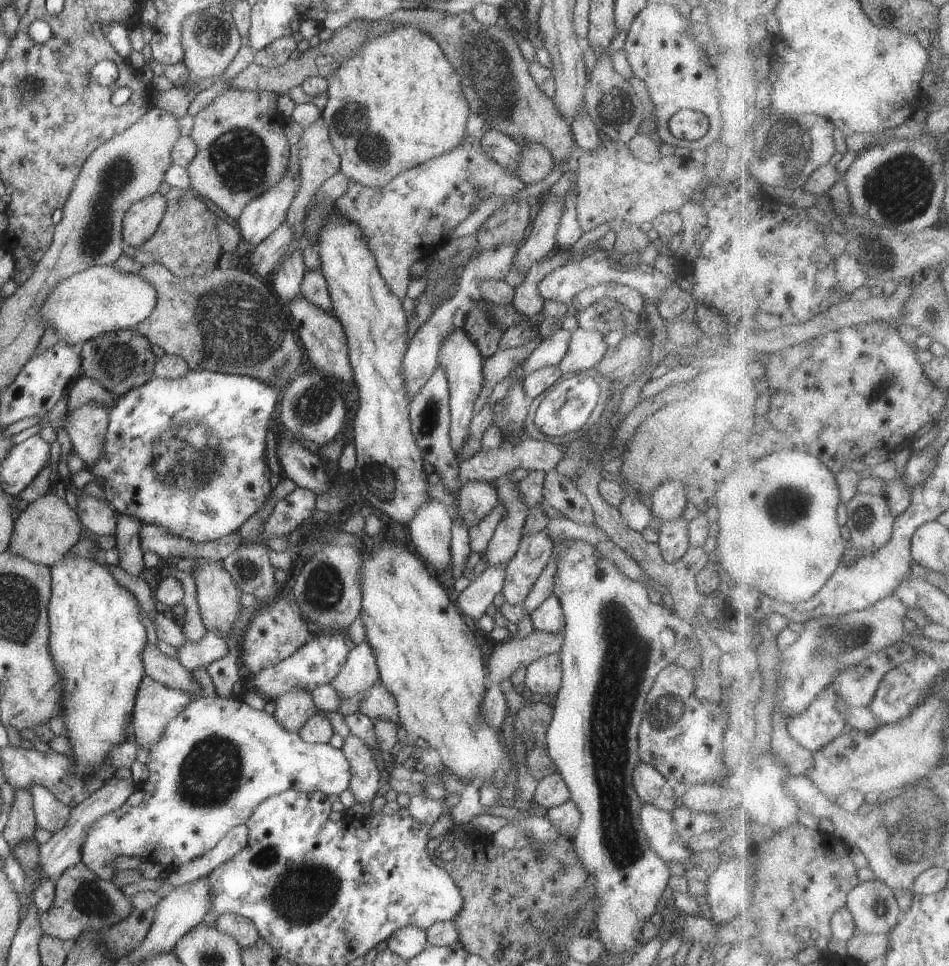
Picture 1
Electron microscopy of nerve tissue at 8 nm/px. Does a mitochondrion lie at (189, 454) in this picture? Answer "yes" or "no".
yes

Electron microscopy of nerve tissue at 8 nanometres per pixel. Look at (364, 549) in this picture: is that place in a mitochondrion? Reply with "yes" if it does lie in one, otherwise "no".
no

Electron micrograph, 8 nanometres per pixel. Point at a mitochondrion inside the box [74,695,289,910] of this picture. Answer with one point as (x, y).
(211, 772)

